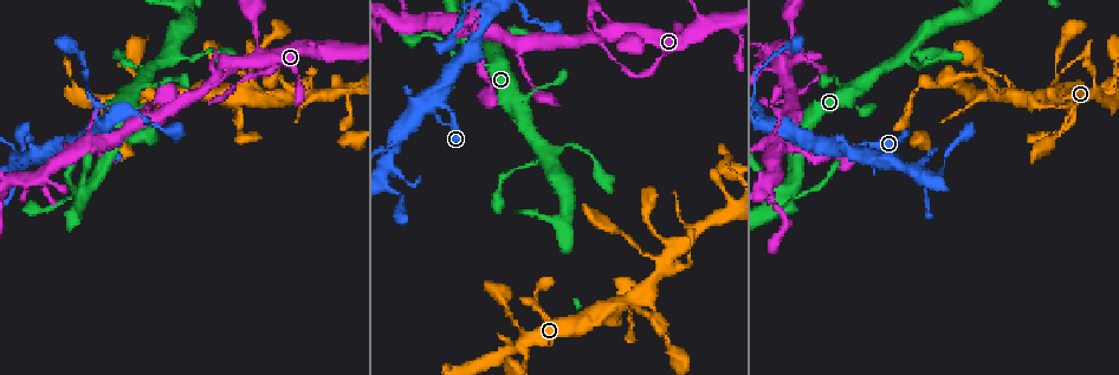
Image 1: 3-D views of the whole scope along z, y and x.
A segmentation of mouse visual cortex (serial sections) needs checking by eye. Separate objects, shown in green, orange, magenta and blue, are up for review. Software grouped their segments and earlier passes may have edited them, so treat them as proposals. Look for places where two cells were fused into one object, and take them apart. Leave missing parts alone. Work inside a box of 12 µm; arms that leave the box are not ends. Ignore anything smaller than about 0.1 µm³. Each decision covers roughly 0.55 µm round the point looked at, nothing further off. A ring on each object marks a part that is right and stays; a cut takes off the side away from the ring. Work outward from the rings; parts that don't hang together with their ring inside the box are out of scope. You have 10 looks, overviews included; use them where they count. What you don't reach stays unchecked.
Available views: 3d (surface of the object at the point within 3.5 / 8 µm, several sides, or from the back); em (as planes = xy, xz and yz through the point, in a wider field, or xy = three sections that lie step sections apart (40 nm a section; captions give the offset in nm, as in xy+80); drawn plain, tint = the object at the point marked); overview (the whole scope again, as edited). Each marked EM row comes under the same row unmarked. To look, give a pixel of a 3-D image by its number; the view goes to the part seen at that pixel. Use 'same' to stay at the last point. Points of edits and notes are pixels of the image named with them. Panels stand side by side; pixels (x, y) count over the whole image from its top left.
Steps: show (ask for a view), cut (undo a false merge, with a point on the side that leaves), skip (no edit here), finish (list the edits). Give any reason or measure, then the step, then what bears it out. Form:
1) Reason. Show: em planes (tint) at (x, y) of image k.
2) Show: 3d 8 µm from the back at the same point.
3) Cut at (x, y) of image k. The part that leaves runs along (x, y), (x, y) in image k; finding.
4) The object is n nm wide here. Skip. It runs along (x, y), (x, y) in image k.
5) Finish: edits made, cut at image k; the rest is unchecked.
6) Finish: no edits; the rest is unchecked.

A narrow waist. Show: 3d 8 µm at (631, 305) of image 1.

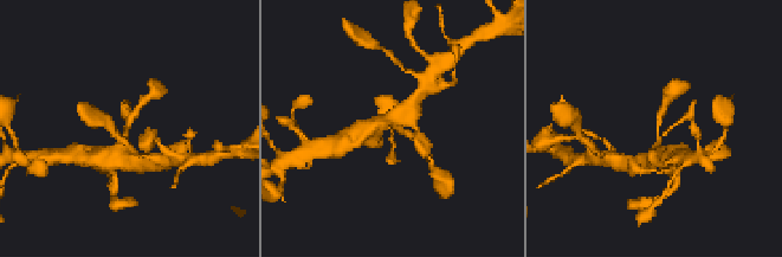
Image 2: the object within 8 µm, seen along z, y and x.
Show: 3d 3.5 µm from the back at (393, 126) of image 2.

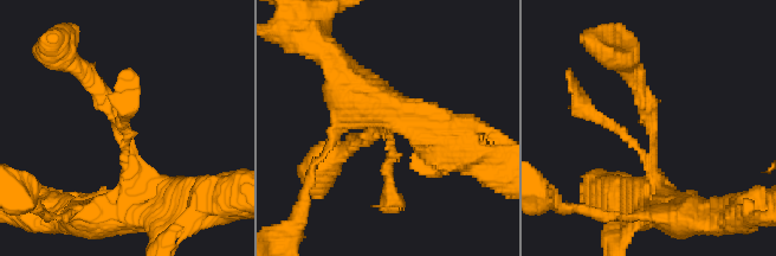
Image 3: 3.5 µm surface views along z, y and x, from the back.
Now the EM. Show: em xy step 5 (tint) at (653, 137) of image 3.

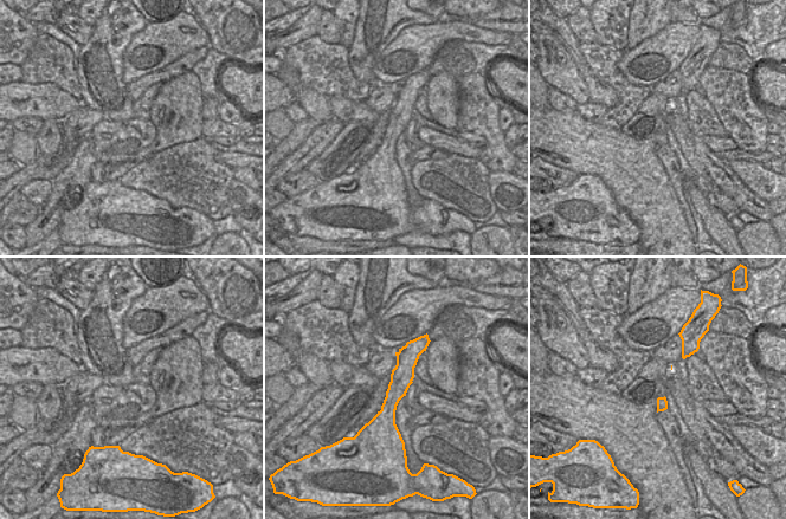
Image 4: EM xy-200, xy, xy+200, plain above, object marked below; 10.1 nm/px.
Skip. It runs along (152, 212), (134, 149), (86, 74) in image 3; continuous, no second cell.

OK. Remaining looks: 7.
Thin arm on a thick one. Show: 3d 8 µm at (166, 55) of image 1.

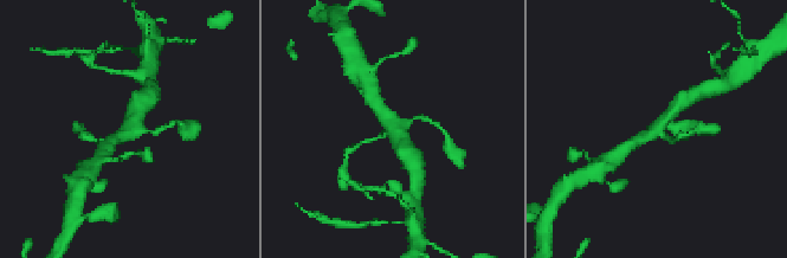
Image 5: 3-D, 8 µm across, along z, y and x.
Show: 3d 3.5 µm from the back at (654, 131) of image 5.

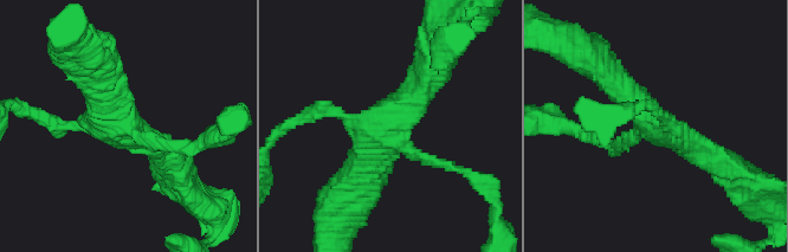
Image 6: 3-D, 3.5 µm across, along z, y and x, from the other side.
4 arms meet here; the arms are 150, 150, 350, 400 nm wide. Show: em xy step 1 (tint) at (384, 132) of image 6.

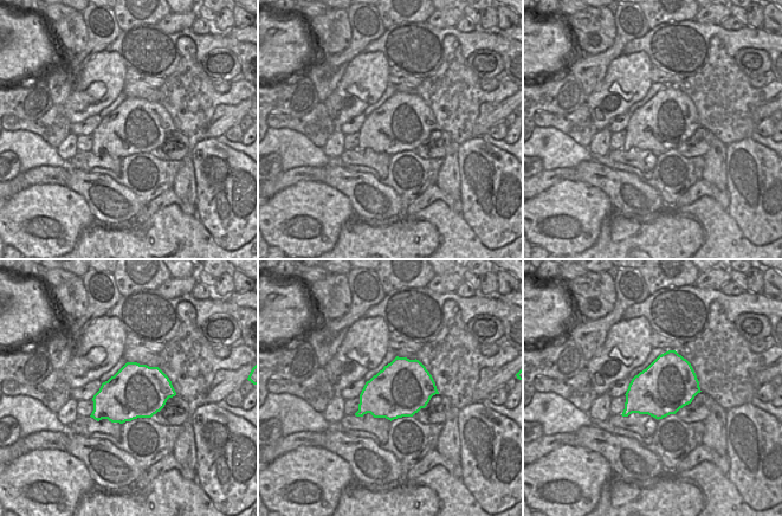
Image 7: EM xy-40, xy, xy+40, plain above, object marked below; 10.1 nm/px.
Skip. It runs along (705, 154), (658, 129), (600, 68) in image 6; one cell here.

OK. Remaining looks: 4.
Three-way junction. Show: 3d 3.5 µm at (85, 195) of image 1.

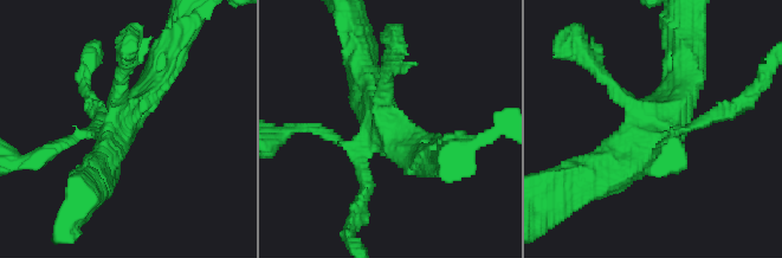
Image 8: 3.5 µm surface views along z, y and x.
Show: em planes (tint) at (672, 123) of image 8.

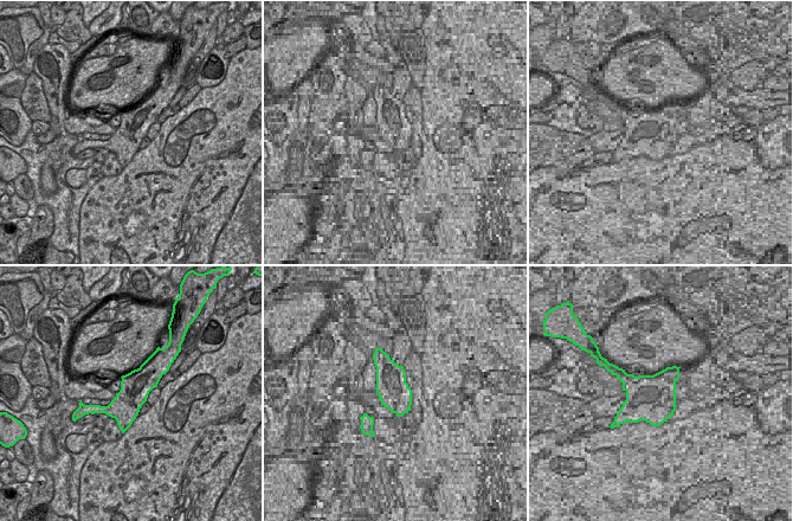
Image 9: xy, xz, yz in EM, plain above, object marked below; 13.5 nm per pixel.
Skip. It runs along (690, 58), (671, 124), (616, 172) in image 8; continuous, no second cell.

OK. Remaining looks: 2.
Finish: no edits; the rest is unchecked.

